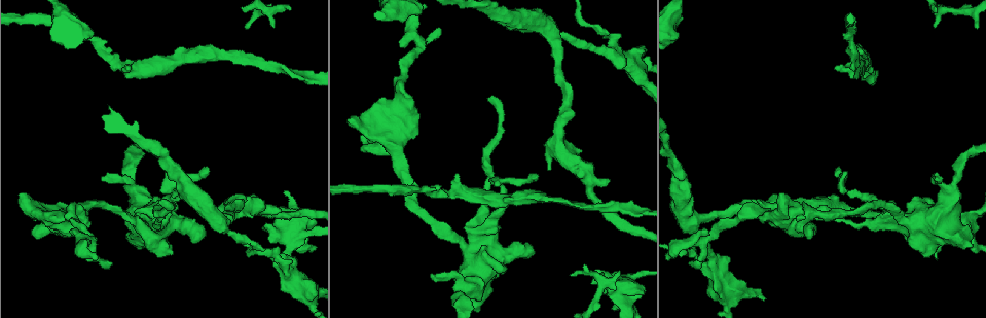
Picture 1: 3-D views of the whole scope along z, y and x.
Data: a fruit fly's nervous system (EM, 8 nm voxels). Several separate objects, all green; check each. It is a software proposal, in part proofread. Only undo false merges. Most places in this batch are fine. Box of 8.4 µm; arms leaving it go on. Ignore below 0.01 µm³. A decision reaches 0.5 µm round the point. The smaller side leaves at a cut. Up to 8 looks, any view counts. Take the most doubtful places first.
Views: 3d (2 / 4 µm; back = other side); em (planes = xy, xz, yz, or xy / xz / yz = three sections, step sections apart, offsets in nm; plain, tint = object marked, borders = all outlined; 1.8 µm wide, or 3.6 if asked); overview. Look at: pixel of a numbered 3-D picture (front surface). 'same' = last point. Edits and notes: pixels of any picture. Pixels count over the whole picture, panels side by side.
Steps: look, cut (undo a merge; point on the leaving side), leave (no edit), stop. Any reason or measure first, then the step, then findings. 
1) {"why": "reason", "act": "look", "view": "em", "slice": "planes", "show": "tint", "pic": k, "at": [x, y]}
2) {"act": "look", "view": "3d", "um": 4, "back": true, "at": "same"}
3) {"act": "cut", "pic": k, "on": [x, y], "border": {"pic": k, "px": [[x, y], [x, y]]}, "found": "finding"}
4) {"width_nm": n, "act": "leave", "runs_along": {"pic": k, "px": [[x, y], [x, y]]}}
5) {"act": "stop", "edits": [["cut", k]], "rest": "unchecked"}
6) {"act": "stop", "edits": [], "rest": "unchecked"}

{"why": "two arms at a narrow angle", "act": "look", "view": "em", "slice": "planes", "show": "tint", "pic": 1, "at": [714, 265]}

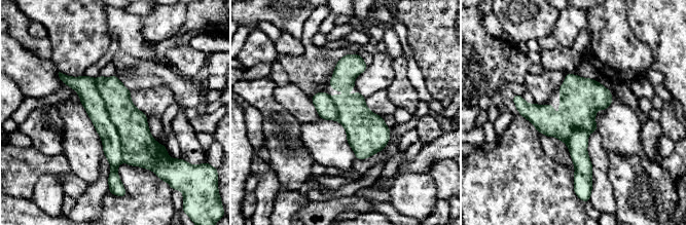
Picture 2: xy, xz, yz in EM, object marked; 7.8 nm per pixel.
{"act": "cut", "pic": 2, "on": [94, 104], "part_leaving": {"pic": 2, "px": [[65, 78], [95, 105], [114, 174]]}, "found": "two neurons meet here"}

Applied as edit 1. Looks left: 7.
{"why": "looks like a crossing", "act": "look", "view": "em", "slice": "xz", "step": 4, "show": "tint", "pic": 1, "at": [296, 227]}

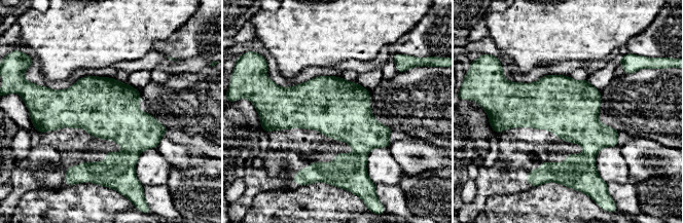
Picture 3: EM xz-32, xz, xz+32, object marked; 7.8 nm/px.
{"act": "leave", "found": "one neuron here"}

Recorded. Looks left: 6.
{"why": "arms part here", "act": "look", "view": "em", "um": 3.6, "slice": "yz", "step": 8, "show": "tint", "pic": 1, "at": [461, 192]}

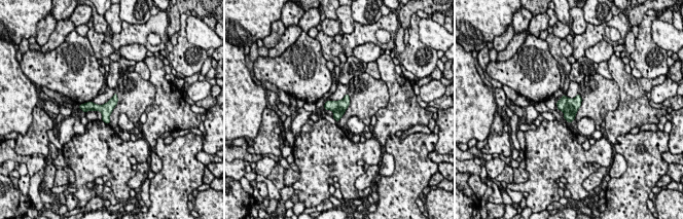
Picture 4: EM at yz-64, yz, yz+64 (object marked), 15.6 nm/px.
{"why": "another direction", "act": "look", "view": "em", "um": 3.6, "slice": "planes", "show": "borders", "at": "same"}

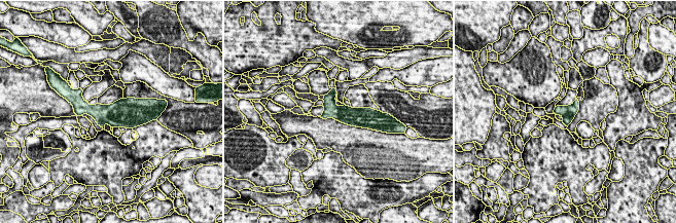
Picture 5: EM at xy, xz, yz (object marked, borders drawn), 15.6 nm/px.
{"act": "leave", "found": "all the same neuron"}

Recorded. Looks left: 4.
{"act": "stop", "edits": [["cut", 2]], "rest": "unchecked"}

